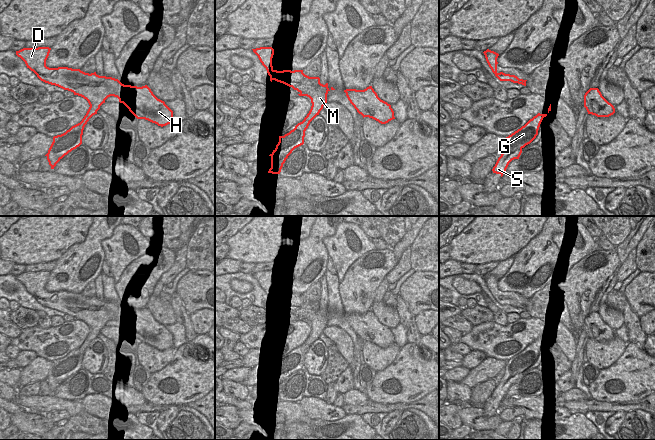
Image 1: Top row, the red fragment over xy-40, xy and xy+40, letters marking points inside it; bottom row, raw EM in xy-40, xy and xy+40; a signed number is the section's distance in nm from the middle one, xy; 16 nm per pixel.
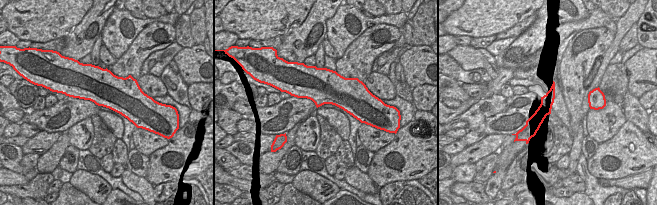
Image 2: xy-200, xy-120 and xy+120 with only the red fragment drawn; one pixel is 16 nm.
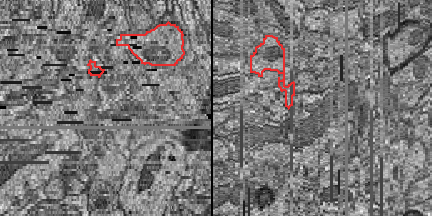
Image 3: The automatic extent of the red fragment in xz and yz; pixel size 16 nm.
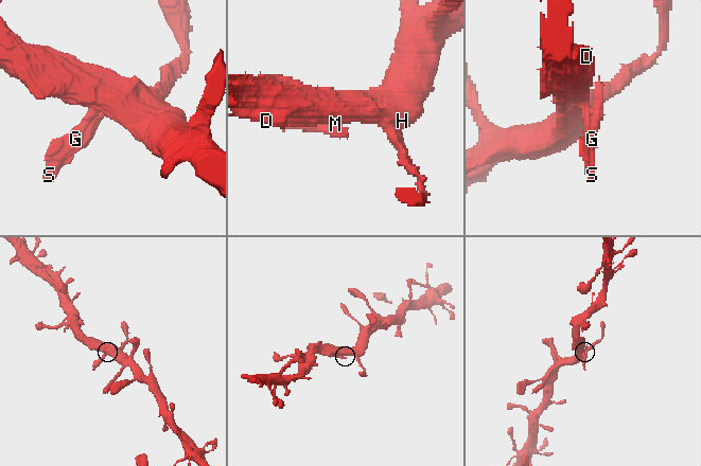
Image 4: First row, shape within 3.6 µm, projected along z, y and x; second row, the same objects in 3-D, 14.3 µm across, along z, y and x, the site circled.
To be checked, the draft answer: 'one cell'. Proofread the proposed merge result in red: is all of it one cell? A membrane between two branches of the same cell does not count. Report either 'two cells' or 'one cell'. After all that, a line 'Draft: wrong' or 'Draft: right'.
one cell
Draft: right

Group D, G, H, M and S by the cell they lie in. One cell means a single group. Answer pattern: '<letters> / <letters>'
D G H M S

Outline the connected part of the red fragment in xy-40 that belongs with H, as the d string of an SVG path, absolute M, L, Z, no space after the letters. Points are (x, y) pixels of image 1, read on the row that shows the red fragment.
M49 47L23 48L16 51L16 55L41 81L71 91L74 95L86 99L90 105L80 123L53 137L45 155L51 169L54 169L65 155L82 144L85 125L110 96L117 97L137 119L145 119L161 127L173 124L173 111L164 101L158 99L147 85L124 85L118 79L99 76L96 72L85 73L80 69L49 68L46 66L46 60L50 50Z

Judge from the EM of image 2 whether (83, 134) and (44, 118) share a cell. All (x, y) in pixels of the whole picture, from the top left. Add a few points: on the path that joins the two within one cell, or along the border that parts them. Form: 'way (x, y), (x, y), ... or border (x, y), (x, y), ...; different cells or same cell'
border (90, 117), (85, 117), (76, 122), (66, 132); different cells

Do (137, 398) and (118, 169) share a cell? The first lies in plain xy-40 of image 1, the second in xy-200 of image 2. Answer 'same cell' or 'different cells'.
different cells

